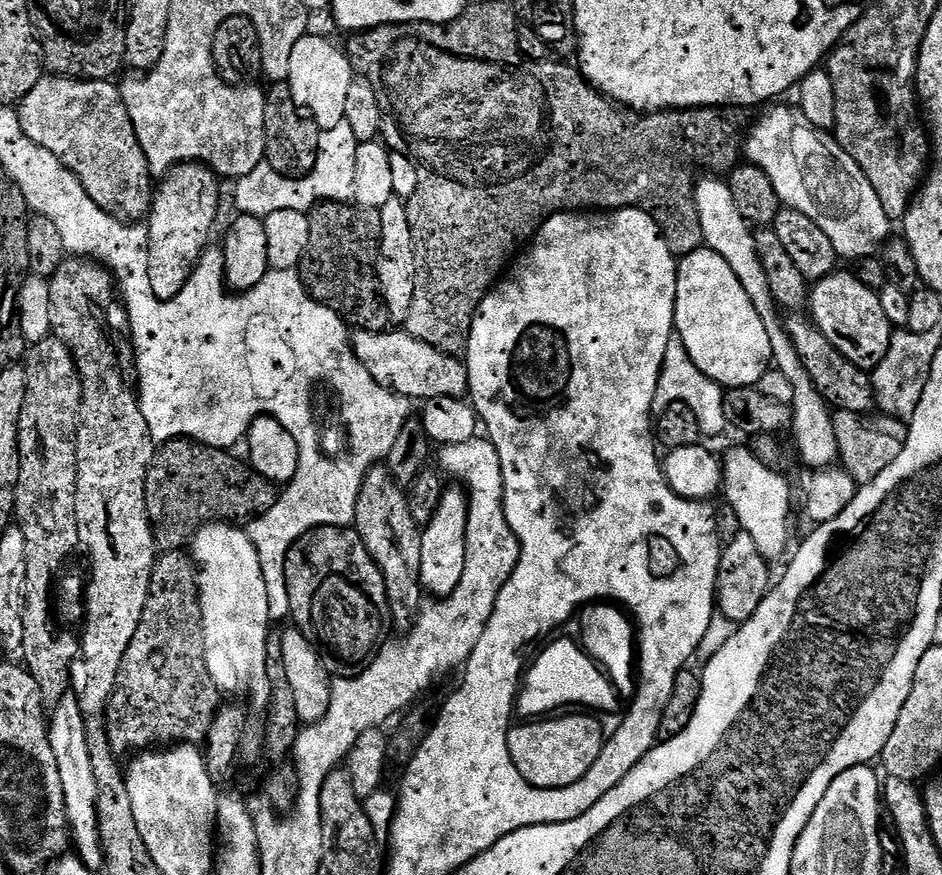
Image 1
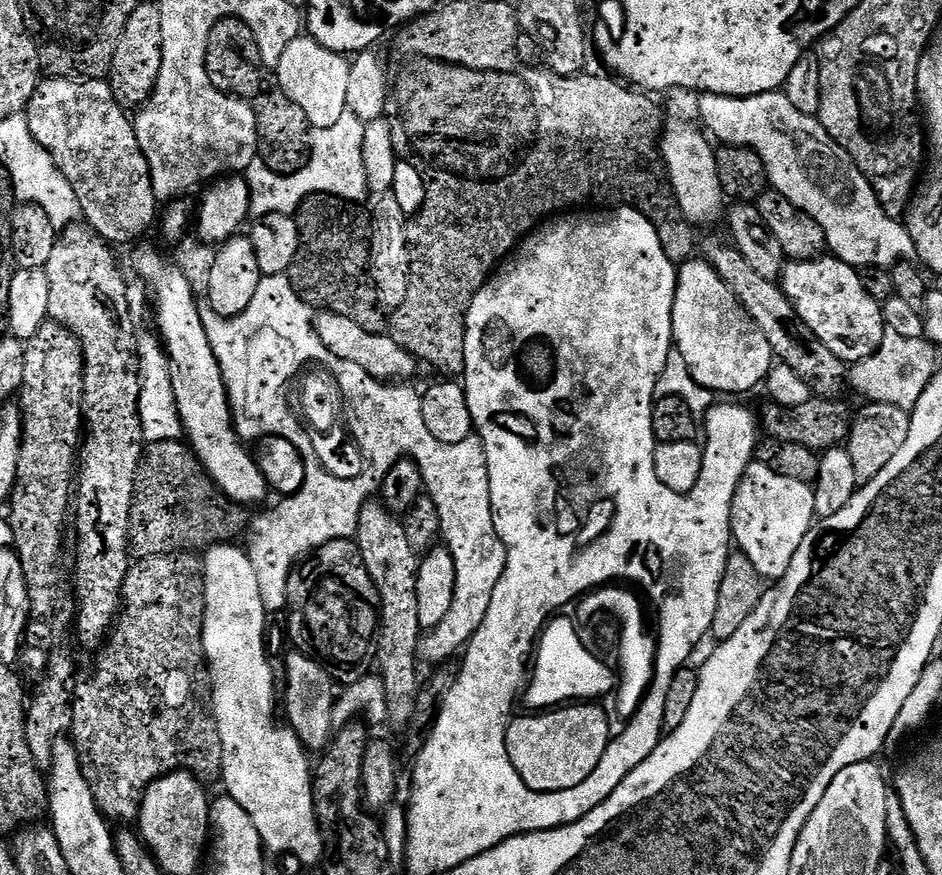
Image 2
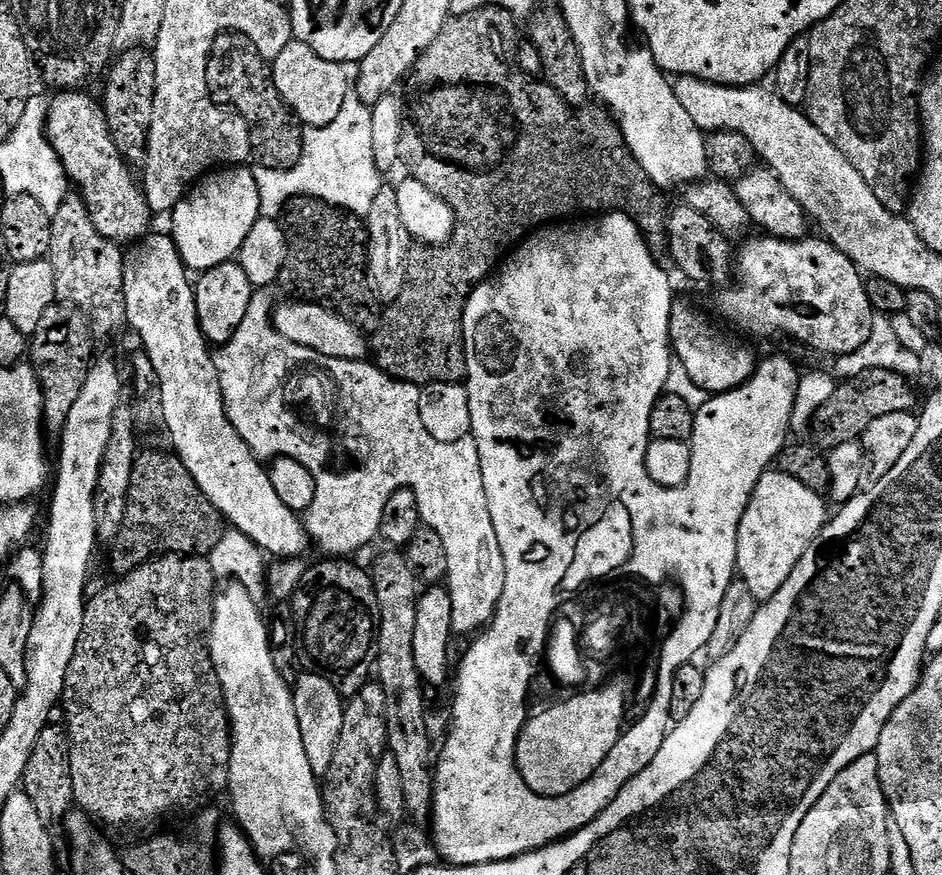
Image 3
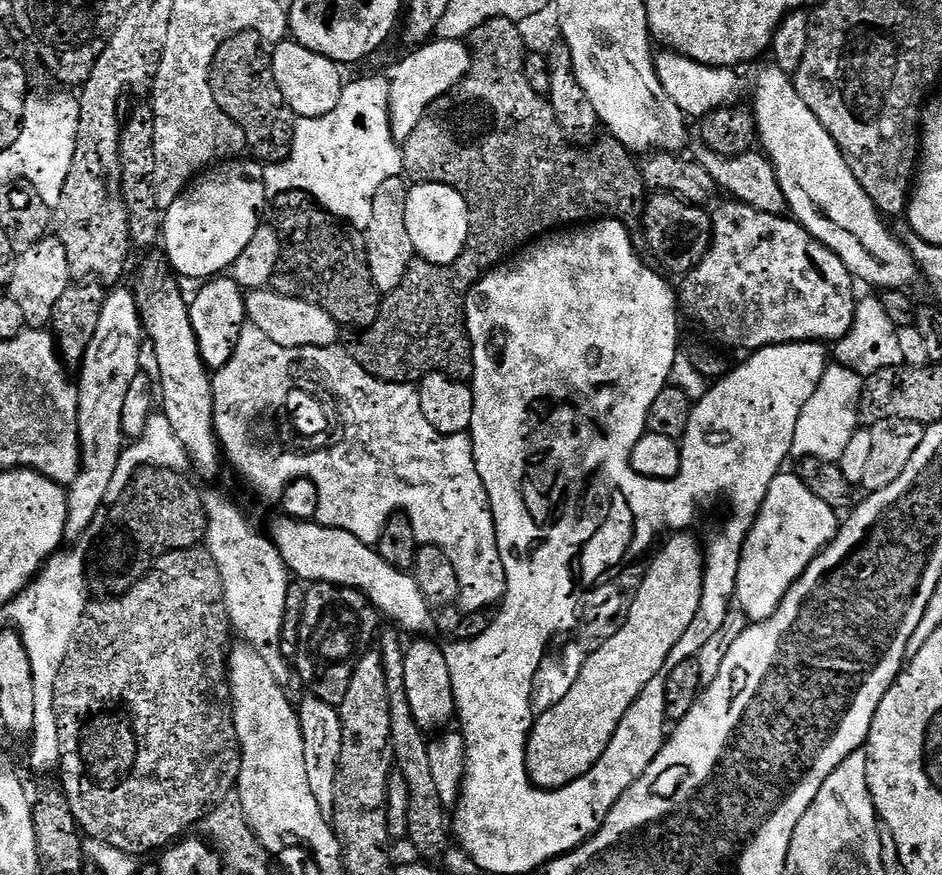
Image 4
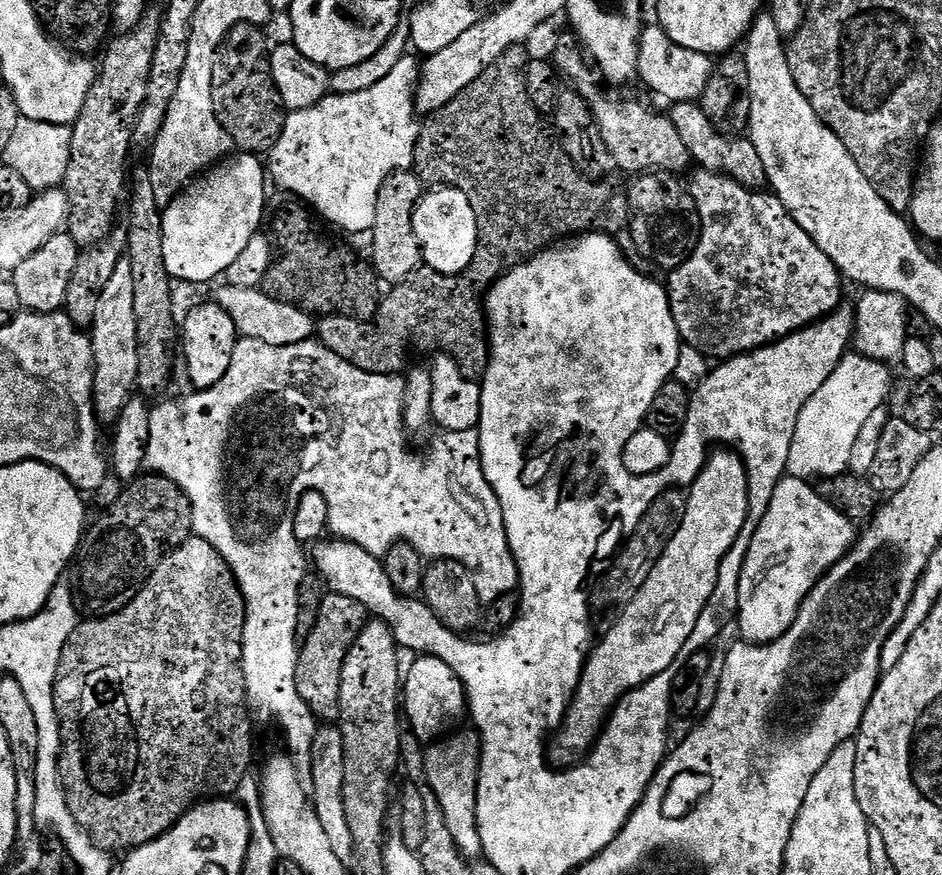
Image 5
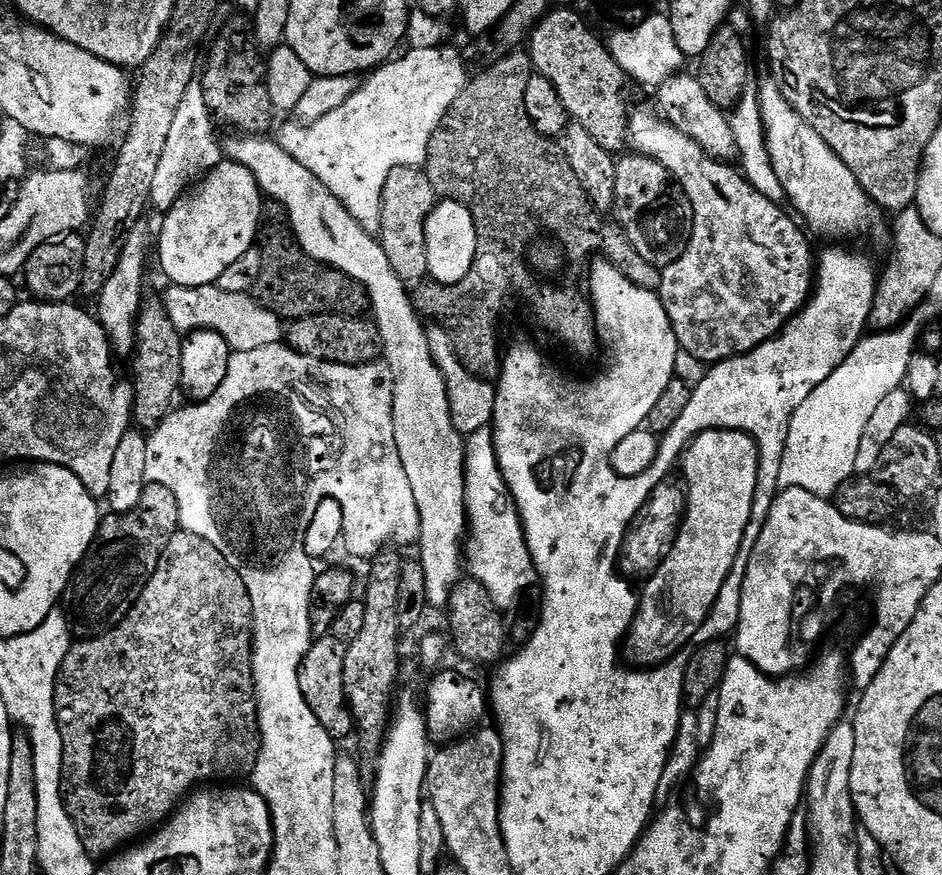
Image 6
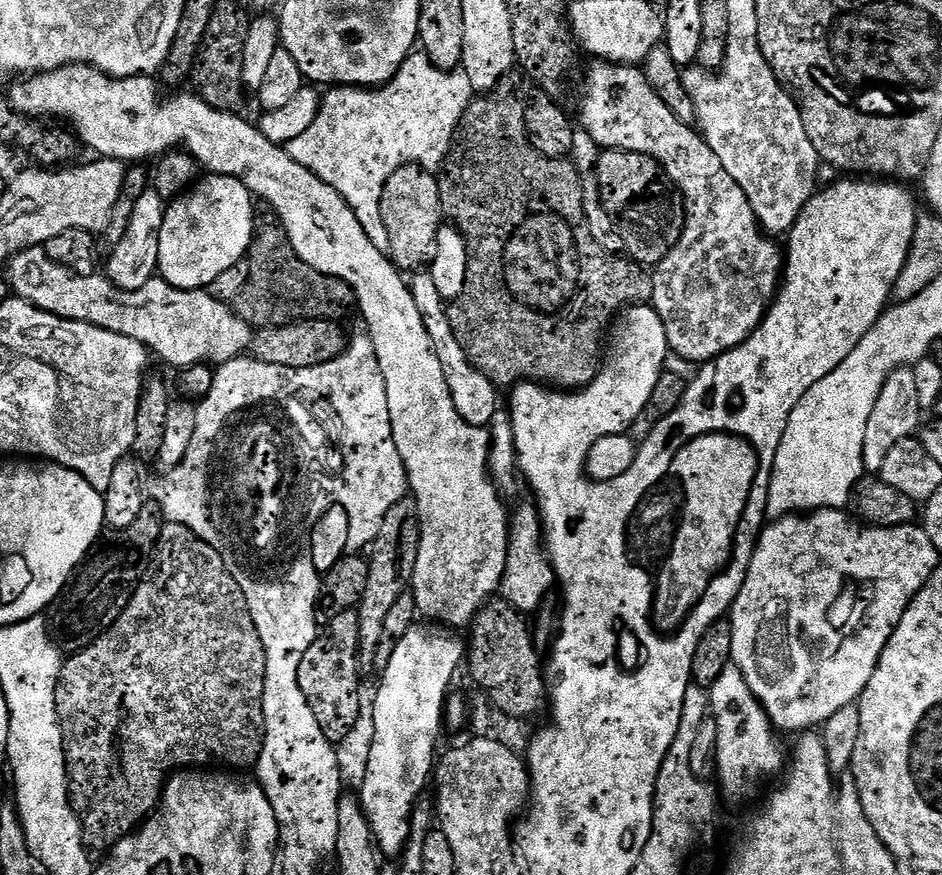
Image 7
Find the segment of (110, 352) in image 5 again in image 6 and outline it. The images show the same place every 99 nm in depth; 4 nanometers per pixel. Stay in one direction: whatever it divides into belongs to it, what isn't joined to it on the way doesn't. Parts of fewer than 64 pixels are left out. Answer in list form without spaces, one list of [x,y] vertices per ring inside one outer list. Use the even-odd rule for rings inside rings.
[[[144,222],[137,224],[130,238],[126,238],[126,250],[122,250],[122,258],[118,258],[118,270],[110,274],[110,282],[106,282],[98,297],[100,303],[98,319],[117,357],[131,357],[136,347],[136,317],[139,316],[142,301],[145,299],[144,271],[148,268],[148,251],[151,248],[153,251],[154,248],[154,232],[153,229],[151,232],[146,224]]]

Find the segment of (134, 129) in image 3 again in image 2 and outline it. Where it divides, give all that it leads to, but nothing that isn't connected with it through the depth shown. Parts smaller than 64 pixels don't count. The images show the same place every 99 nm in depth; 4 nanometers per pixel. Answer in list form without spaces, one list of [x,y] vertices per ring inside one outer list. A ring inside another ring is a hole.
[[[137,3],[126,22],[126,30],[122,30],[122,38],[118,42],[118,50],[114,54],[114,62],[110,73],[110,83],[114,98],[125,110],[139,110],[147,104],[158,82],[158,74],[162,70],[162,14],[159,3]]]

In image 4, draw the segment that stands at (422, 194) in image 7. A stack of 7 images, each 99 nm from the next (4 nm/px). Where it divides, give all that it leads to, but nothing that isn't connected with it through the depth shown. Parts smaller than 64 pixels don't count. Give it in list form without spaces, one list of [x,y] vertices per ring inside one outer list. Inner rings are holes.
[[[398,175],[387,178],[375,191],[371,221],[366,229],[366,243],[372,281],[382,294],[393,292],[400,285],[414,259],[410,234],[406,231],[406,198],[409,187],[409,181],[403,175]]]

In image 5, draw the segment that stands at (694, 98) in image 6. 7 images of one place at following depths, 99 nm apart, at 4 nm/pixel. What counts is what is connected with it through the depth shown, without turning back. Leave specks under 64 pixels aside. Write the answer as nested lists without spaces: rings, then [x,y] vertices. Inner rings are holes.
[[[696,102],[672,104],[670,115],[674,122],[674,130],[678,130],[686,150],[703,171],[718,172],[722,176],[729,176],[743,188],[760,190],[767,185],[766,166],[762,166],[762,158],[758,158],[758,150],[754,150],[751,139],[733,138],[714,131],[710,118],[706,118],[706,114]]]

